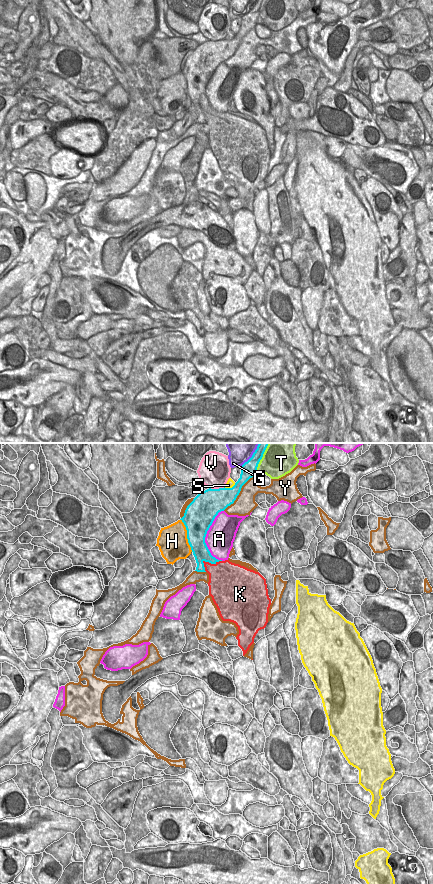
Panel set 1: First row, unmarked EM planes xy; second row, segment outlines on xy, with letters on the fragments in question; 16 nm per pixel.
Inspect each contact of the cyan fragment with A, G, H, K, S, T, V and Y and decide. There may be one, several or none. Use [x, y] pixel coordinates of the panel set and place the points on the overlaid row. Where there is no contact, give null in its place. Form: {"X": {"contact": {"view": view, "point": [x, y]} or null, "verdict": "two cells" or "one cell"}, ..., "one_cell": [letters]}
{"A": {"contact": {"view": "xy", "point": [205, 535]}, "verdict": "two cells"}, "G": {"contact": {"view": "xy", "point": [252, 455]}, "verdict": "two cells"}, "H": {"contact": {"view": "xy", "point": [187, 535]}, "verdict": "two cells"}, "K": {"contact": {"view": "xy", "point": [209, 562]}, "verdict": "one cell"}, "S": {"contact": {"view": "xy", "point": [229, 488]}, "verdict": "two cells"}, "T": {"contact": {"view": "xy", "point": [262, 456]}, "verdict": "two cells"}, "V": {"contact": {"view": "xy", "point": [216, 489]}, "verdict": "two cells"}, "Y": {"contact": {"view": "xy", "point": [239, 492]}, "verdict": "two cells"}, "one_cell": ["K"]}

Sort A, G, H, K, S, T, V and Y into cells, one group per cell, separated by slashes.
A / G / H / K / S / T / V / Y

